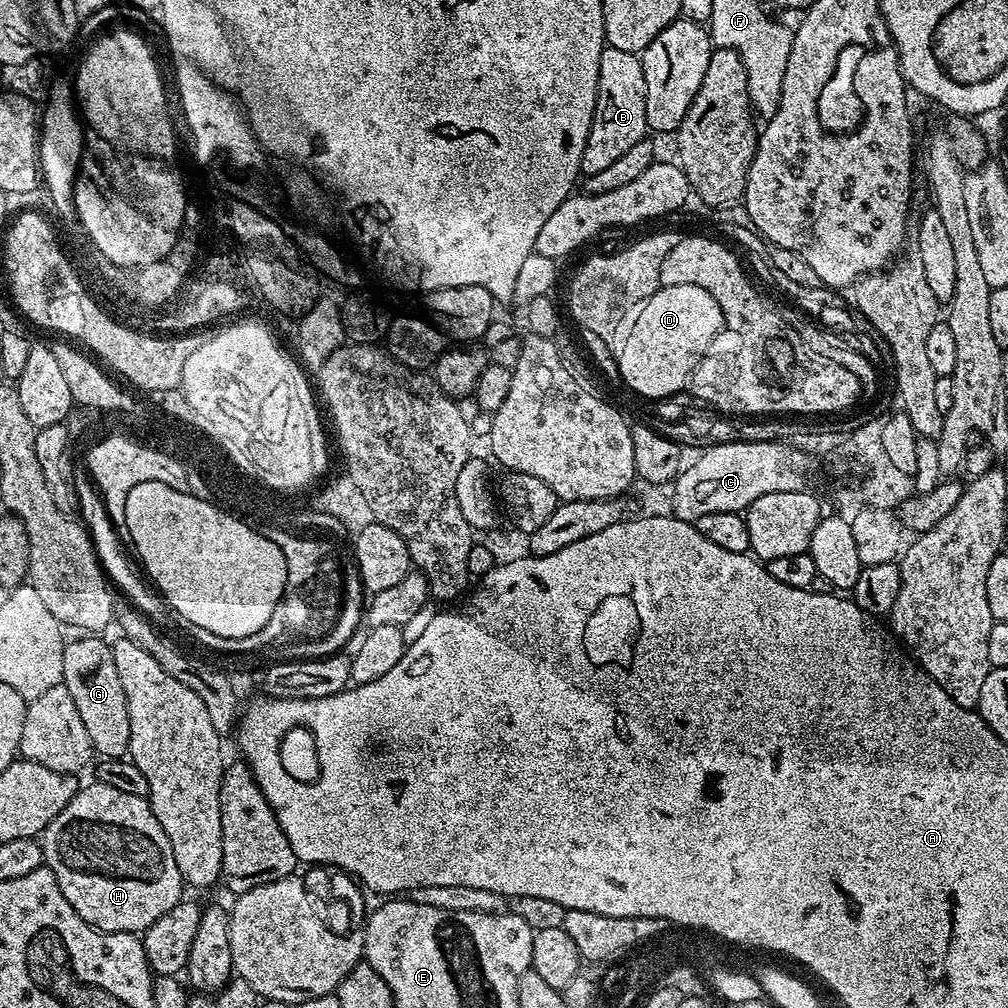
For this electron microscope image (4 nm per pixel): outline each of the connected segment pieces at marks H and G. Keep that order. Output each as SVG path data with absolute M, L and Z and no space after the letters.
M95 782L89 784L89 788L88 785L81 787L80 791L76 793L76 797L58 814L58 818L51 820L44 828L42 833L43 863L54 874L66 902L70 902L70 906L74 906L76 913L87 924L100 929L101 932L135 932L142 934L151 924L158 922L158 918L162 918L162 914L166 914L166 910L173 908L186 892L184 879L181 878L178 870L178 862L174 862L174 850L170 850L170 838L166 838L166 830L162 830L162 826L158 826L158 818L154 818L154 810L145 797L138 794L125 794L123 790L114 790L114 786L106 786Z
M82 636L80 640L69 641L63 652L63 684L70 691L70 696L85 723L86 734L90 737L93 751L103 759L123 759L130 742L129 708L126 706L126 694L122 688L122 680L115 669L111 647L107 641L102 642L98 636Z

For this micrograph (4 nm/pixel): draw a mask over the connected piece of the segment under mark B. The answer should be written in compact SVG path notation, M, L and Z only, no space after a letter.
M605 46L598 62L598 98L594 102L594 118L590 122L586 150L582 150L581 173L589 176L606 170L606 166L622 158L630 146L648 135L646 78L642 74L639 55Z

